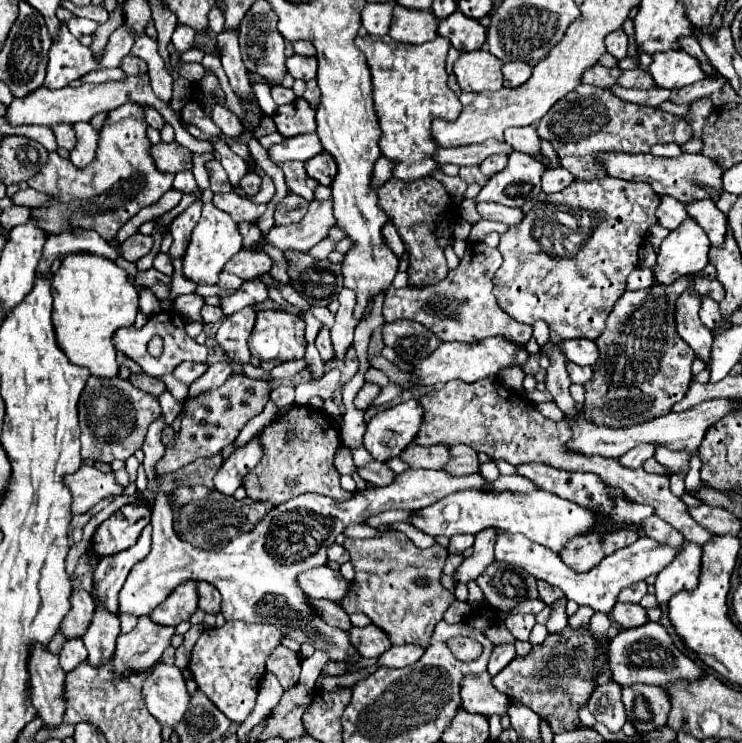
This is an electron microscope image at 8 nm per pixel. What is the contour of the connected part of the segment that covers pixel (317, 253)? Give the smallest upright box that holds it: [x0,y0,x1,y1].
[309,239,335,261]

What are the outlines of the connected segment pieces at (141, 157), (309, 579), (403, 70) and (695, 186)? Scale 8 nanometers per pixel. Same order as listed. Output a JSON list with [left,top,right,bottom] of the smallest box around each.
[[27,101,175,241],[299,565,353,601],[355,35,461,183],[601,153,725,205]]

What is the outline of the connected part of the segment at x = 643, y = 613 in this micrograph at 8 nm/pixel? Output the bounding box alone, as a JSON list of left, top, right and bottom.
[613,603,647,627]

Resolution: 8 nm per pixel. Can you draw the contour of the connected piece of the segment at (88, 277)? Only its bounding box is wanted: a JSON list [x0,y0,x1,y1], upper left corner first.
[51,251,139,377]

